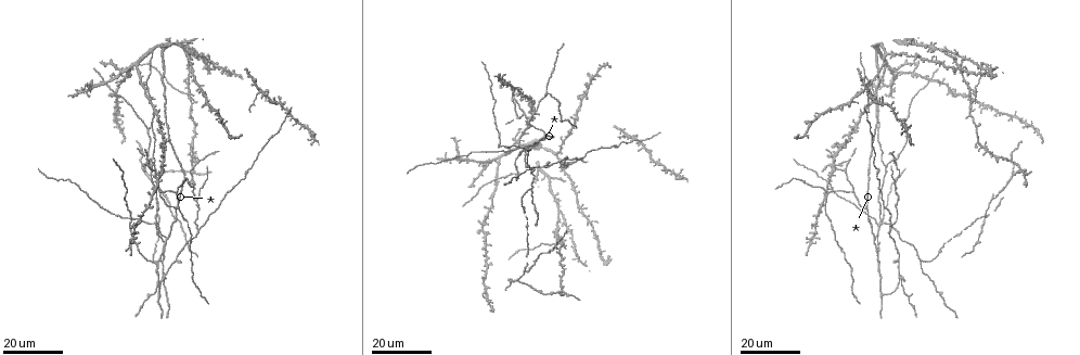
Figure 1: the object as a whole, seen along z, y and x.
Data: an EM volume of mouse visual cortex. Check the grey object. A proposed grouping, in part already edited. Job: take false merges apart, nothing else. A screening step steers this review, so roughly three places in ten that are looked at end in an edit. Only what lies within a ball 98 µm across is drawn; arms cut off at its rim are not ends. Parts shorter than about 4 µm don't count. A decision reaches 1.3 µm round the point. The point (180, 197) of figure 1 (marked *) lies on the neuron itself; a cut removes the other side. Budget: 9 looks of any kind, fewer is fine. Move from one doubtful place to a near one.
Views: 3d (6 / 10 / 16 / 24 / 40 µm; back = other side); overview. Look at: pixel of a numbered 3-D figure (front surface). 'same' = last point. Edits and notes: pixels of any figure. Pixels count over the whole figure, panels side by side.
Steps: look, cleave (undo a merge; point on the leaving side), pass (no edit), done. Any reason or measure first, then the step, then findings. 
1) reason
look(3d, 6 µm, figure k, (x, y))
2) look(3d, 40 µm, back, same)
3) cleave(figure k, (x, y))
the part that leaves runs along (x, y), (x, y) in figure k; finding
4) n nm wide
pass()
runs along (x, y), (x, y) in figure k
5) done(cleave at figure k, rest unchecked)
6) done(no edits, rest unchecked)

look(3d, 24 µm, figure 1, (628, 136))

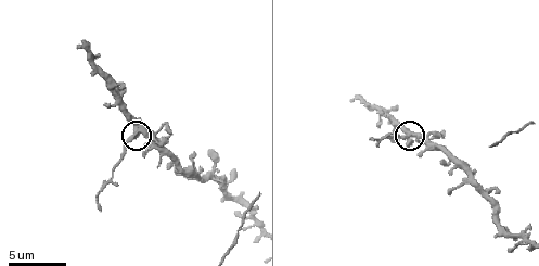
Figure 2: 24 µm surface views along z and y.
look(3d, 6 µm, figure 2, (410, 142))

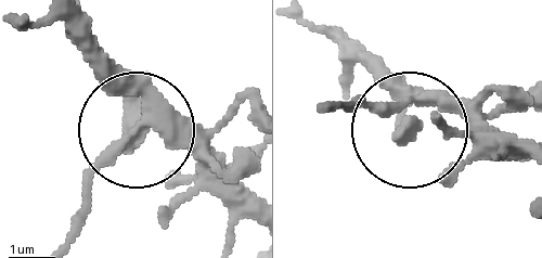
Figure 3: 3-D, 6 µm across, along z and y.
cleave(figure 3, (85, 177))
the part that leaves runs along (133, 130), (91, 185), (72, 243) in figure 3; two neurons meet here

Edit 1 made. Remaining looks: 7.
look(overview)

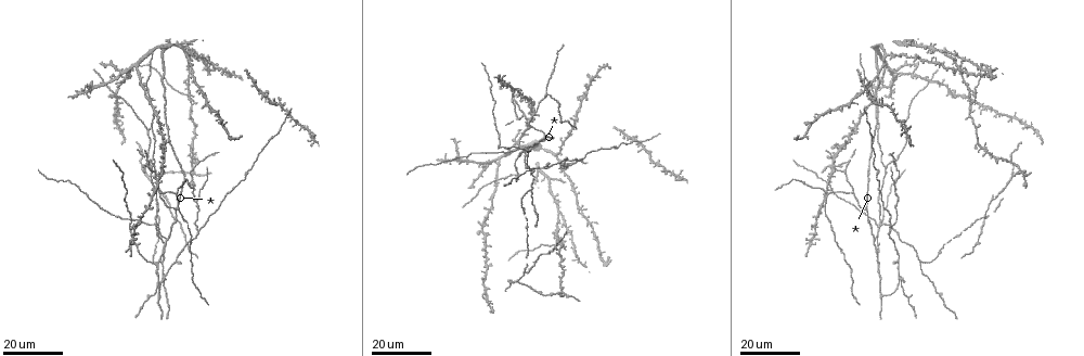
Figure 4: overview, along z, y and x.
look(3d, 24 µm, figure 4, (281, 104))

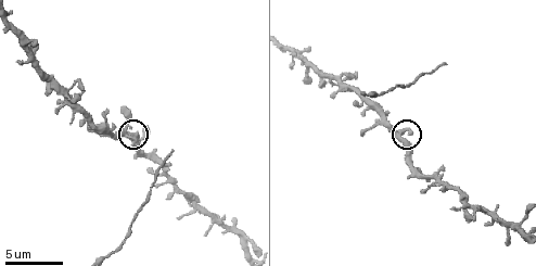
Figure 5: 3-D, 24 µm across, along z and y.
closer look
look(3d, 10 µm, figure 5, (402, 140))

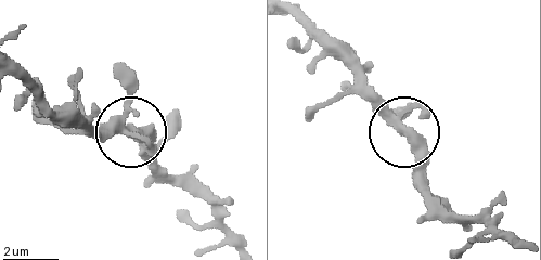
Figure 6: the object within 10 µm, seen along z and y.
pass()
continuous, no second neuron

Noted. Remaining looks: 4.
looks like a crossing
look(3d, 16 µm, figure 4, (562, 289))

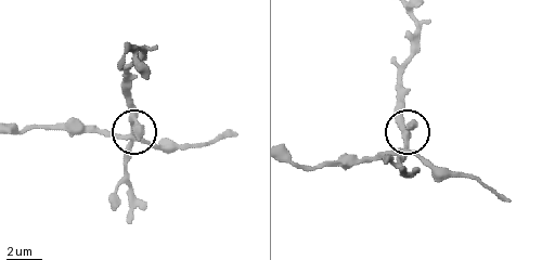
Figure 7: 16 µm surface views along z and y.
zoom in
look(3d, 6 µm, figure 7, (404, 148))

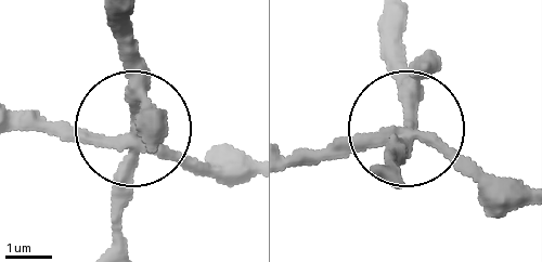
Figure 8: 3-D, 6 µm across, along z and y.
side arm 7 µm
cleave(figure 8, (67, 129))
the part that leaves runs along (125, 138), (24, 126) in figure 8; a second neuron is stuck on

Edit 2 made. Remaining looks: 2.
a fork
look(3d, 16 µm, figure 4, (517, 119))

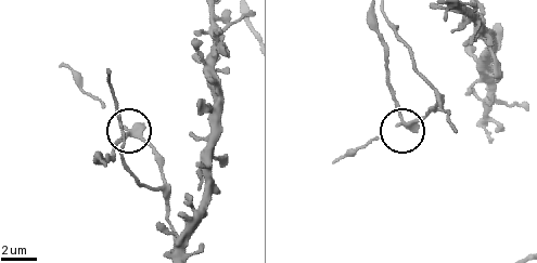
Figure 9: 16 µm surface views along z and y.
closer look
look(3d, 10 µm, figure 9, (129, 132))

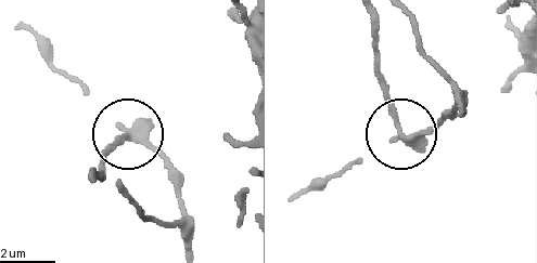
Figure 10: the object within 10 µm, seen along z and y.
cleave(figure 10, (388, 99))
two neurons meet here

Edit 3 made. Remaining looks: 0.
done(cleave at figure 3, cleave at figure 8, cleave at figure 10, rest unchecked)

